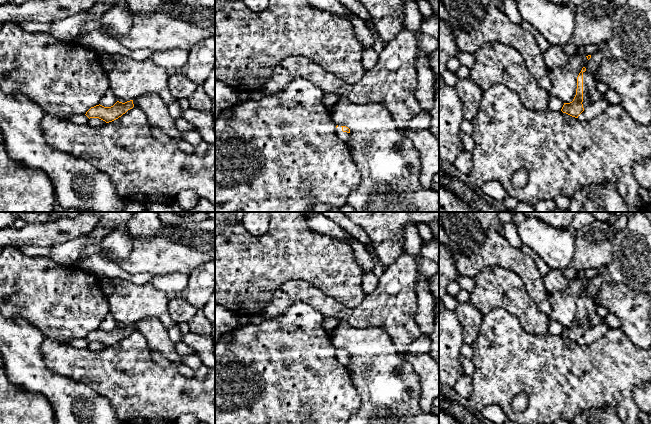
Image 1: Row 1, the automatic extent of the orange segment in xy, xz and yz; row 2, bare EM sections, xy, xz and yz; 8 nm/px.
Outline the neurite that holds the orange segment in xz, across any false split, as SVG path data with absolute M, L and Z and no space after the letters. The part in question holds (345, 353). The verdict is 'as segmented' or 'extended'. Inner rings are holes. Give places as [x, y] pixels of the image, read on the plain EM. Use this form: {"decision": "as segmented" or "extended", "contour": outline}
{"decision": "extended", "contour": "M336 350L336 357L340 364L342 364L344 367L347 367L350 363L350 353L346 350Z"}

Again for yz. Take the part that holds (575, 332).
{"decision": "extended", "contour": "M583 291L577 301L576 319L572 326L564 327L561 335L578 342L586 331L596 326L602 320L596 310L597 305L594 300Z"}

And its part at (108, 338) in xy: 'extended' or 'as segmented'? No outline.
extended

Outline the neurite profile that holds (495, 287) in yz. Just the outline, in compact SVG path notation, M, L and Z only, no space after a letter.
M498 266L488 267L474 278L474 282L475 287L470 293L469 303L477 308L481 315L502 308L514 315L526 332L540 335L548 333L549 317L538 310L521 278L514 271Z

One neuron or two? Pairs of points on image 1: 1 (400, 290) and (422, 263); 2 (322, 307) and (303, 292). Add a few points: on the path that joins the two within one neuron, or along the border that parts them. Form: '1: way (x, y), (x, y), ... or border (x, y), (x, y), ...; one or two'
1: border (415, 263), (417, 271); two
2: way (317, 302), (308, 293); one

